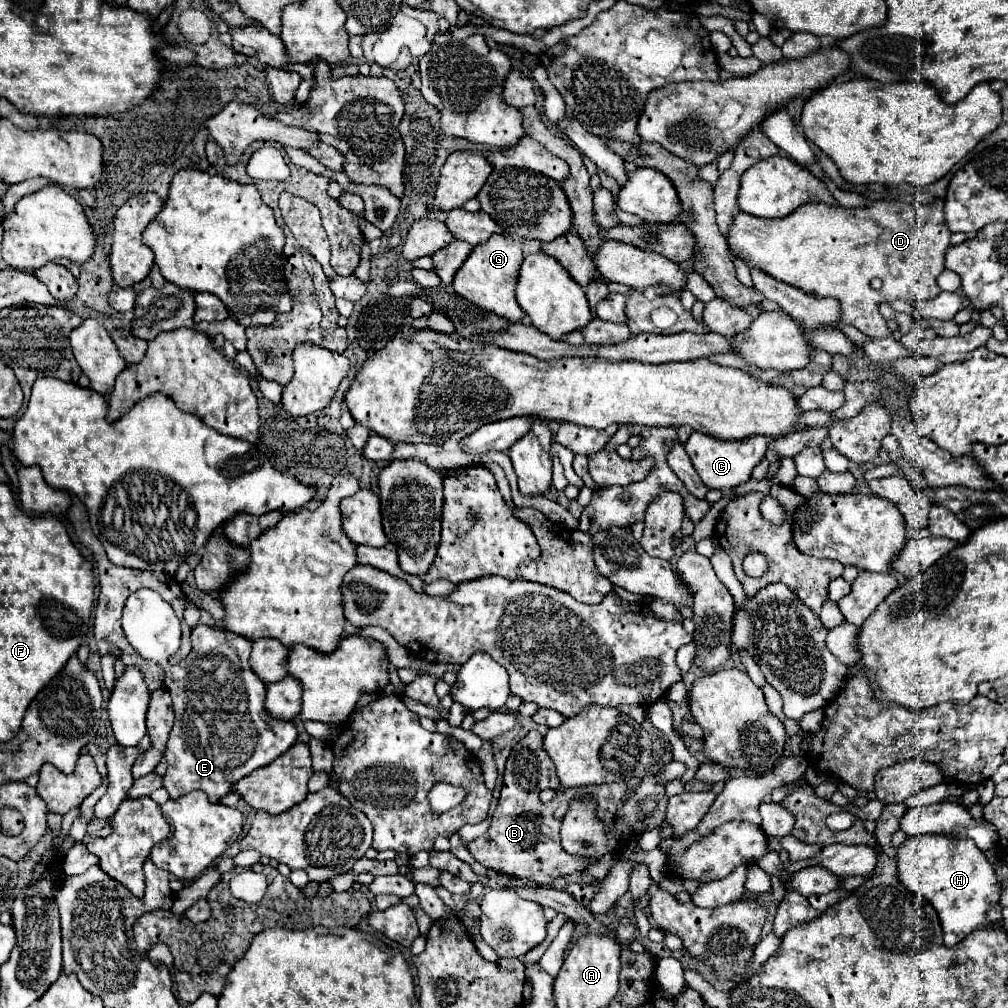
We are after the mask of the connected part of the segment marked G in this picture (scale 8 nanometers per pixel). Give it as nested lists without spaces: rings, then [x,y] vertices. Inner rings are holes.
[[[491,235],[485,243],[479,243],[469,253],[469,259],[461,265],[461,271],[457,271],[453,279],[453,289],[471,301],[473,305],[497,313],[501,317],[507,317],[509,321],[521,321],[525,313],[521,311],[515,289],[517,289],[517,275],[523,263],[523,241],[509,237],[509,235]]]

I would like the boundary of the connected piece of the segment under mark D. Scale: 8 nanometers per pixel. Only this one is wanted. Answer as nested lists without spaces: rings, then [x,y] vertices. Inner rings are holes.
[[[865,199],[865,207],[859,209],[827,203],[805,203],[805,207],[799,207],[785,219],[757,219],[755,215],[741,211],[729,227],[727,241],[749,267],[759,267],[775,279],[797,285],[799,289],[815,293],[817,297],[835,297],[841,303],[841,319],[845,323],[857,327],[869,337],[885,337],[885,319],[879,313],[879,303],[905,299],[915,305],[921,301],[931,301],[941,293],[937,277],[945,269],[943,263],[949,247],[949,235],[943,199],[935,199],[929,205],[903,205],[891,199],[877,199],[873,203],[871,199]],[[873,277],[883,281],[883,289],[871,289],[869,281]]]

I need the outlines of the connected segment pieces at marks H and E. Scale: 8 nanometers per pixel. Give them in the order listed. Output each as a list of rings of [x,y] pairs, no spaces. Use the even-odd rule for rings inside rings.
[[[921,835],[909,837],[897,847],[899,879],[905,887],[921,893],[939,913],[945,946],[953,948],[973,929],[1001,923],[999,907],[999,883],[985,853],[977,849],[971,839],[959,839],[957,835]]]
[[[197,625],[191,631],[191,645],[189,657],[179,667],[173,667],[171,679],[165,679],[171,697],[173,685],[177,687],[177,697],[173,697],[175,725],[165,747],[167,771],[163,787],[171,799],[203,789],[211,803],[219,803],[239,779],[283,755],[297,741],[297,727],[293,721],[273,719],[265,711],[267,685],[249,667],[251,639]],[[195,683],[199,689],[193,689]]]

